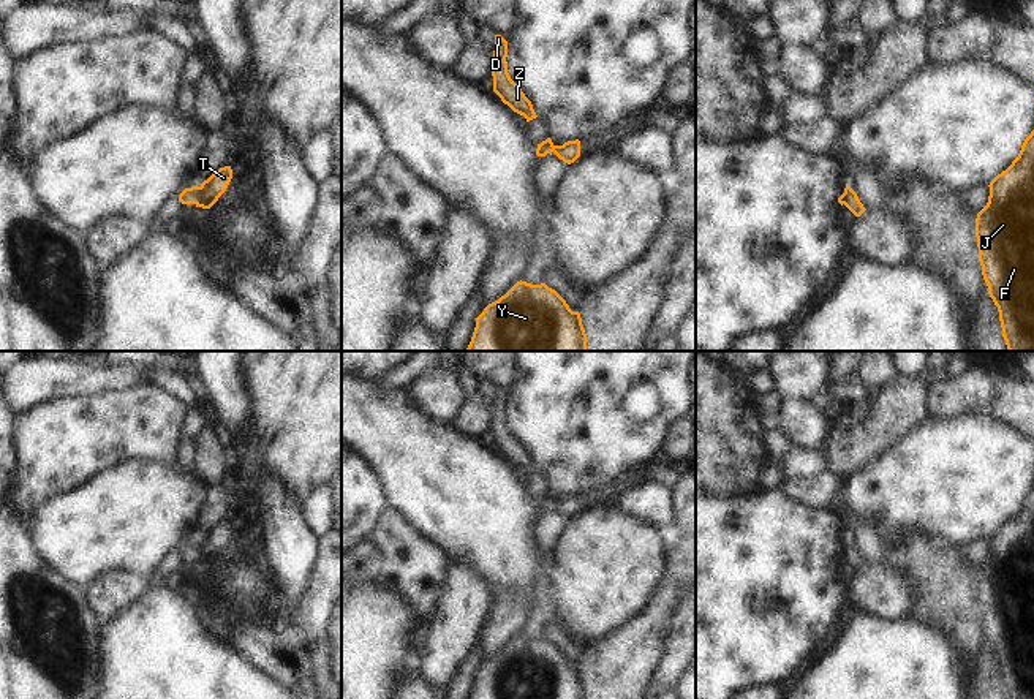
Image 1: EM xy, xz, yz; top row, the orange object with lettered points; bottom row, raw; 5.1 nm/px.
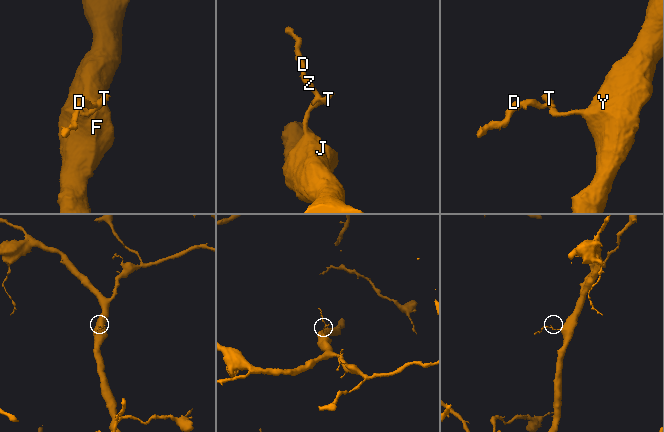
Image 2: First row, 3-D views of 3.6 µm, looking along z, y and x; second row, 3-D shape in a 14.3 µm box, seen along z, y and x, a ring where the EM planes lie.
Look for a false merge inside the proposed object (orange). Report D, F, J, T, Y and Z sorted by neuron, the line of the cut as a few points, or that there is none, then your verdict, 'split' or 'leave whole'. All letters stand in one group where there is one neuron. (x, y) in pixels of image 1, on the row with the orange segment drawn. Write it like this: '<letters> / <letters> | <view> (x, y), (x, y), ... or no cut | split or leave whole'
D Z / F J T Y | xy (200, 187), (200, 201), (196, 204) | split

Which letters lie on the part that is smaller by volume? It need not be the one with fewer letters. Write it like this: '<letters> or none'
D, Z

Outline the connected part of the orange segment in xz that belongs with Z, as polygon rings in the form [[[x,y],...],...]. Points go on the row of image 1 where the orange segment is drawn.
[[[495,35],[495,51],[492,59],[493,92],[514,112],[523,115],[526,122],[536,119],[531,101],[522,89],[511,79],[508,73],[508,41],[501,35]]]

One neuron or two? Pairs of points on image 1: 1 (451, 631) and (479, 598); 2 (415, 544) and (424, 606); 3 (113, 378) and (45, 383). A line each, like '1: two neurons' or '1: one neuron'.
1: one neuron
2: one neuron
3: one neuron

